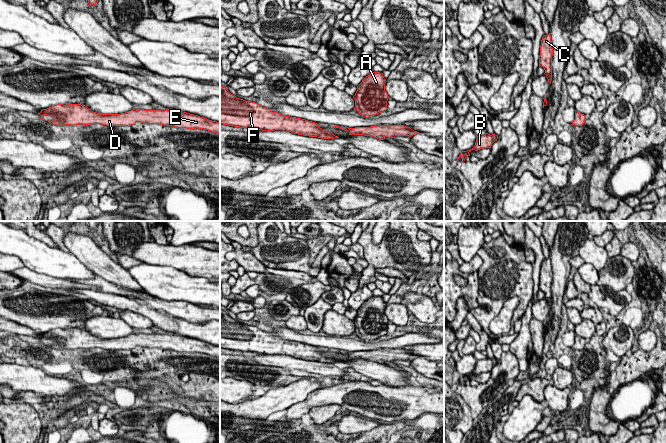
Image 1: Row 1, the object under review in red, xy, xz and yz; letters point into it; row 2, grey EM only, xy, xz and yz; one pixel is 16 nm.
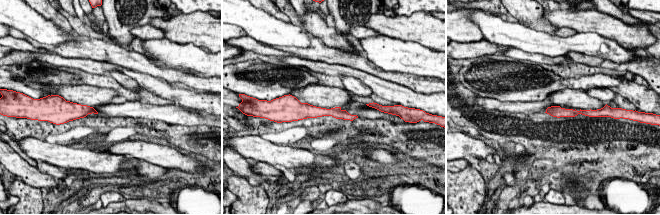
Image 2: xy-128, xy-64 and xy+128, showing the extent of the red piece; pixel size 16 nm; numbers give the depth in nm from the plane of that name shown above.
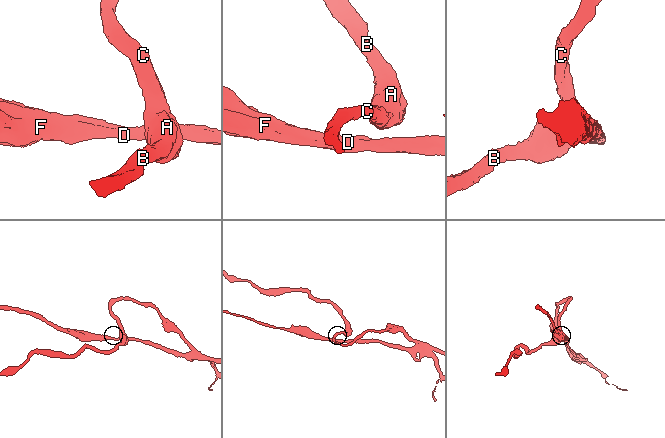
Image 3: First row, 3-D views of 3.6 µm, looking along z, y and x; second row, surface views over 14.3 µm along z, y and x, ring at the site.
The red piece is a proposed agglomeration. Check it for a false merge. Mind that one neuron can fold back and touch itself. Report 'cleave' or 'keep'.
keep

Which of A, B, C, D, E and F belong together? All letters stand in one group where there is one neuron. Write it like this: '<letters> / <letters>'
A B C D E F

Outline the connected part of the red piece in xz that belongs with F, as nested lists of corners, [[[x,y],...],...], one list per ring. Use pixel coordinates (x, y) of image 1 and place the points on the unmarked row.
[[[220,308],[220,348],[262,355],[291,356],[322,363],[339,362],[322,354],[317,347],[283,340],[261,329],[237,322]]]

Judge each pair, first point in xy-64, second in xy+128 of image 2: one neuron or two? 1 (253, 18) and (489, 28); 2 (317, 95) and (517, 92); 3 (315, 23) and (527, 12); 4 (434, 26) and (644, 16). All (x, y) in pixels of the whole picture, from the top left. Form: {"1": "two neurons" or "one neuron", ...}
{"1": "one neuron", "2": "two neurons", "3": "one neuron", "4": "two neurons"}

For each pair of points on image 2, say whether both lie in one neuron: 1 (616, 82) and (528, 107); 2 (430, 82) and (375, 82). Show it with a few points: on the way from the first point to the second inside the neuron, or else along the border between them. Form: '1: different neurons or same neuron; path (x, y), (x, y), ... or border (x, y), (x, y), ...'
1: different neurons; border (542, 100), (518, 101)
2: different neurons; border (371, 73), (407, 86), (415, 91)

